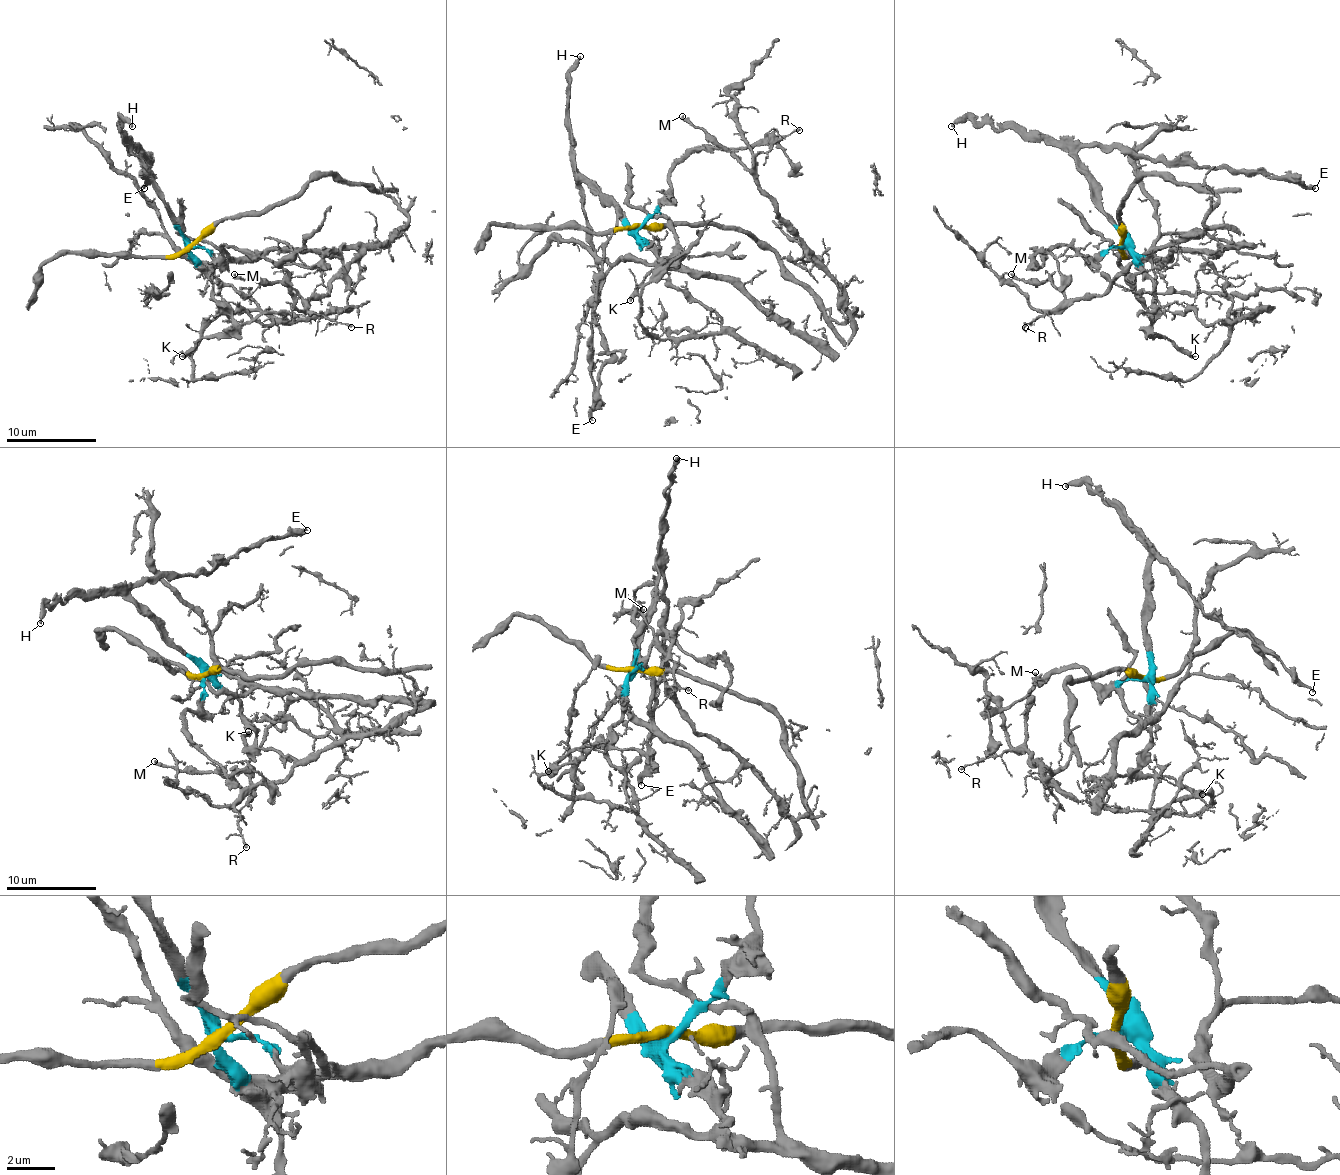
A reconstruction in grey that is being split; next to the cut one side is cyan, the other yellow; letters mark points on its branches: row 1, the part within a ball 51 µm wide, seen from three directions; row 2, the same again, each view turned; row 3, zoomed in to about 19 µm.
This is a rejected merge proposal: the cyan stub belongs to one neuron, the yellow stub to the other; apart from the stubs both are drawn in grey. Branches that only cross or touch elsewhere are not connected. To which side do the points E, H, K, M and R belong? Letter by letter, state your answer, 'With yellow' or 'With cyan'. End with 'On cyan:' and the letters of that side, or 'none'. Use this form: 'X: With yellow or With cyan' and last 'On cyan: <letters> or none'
E: With cyan
H: With cyan
K: With cyan
M: With yellow
R: With yellow
On cyan: E, H, K

